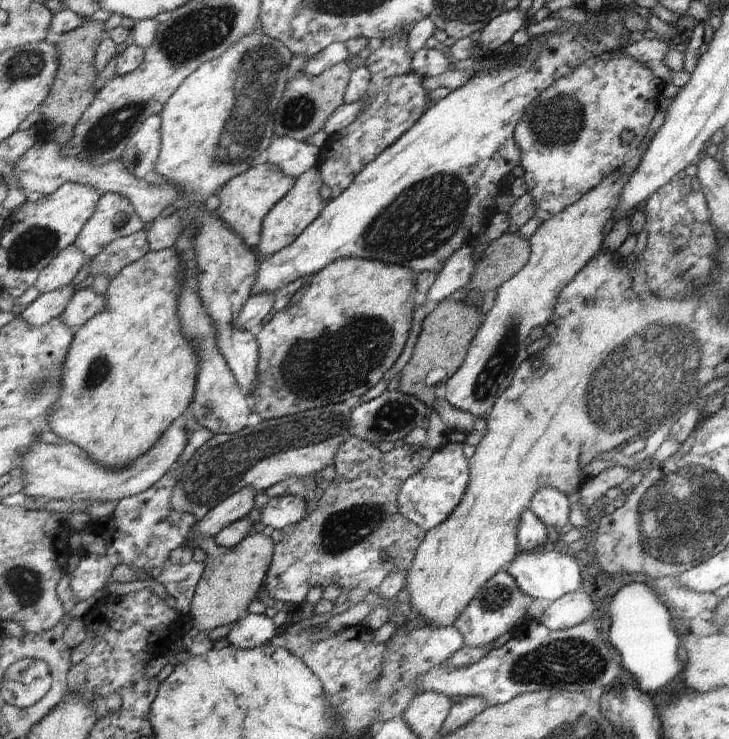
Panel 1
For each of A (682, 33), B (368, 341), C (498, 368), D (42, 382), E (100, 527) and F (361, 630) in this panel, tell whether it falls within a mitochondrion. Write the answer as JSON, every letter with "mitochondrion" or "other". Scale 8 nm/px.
{"A":"other","B":"mitochondrion","C":"mitochondrion","D":"mitochondrion","E":"other","F":"other"}

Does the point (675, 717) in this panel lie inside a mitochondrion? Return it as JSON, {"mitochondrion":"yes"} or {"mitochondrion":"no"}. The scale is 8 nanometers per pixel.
{"mitochondrion":"no"}

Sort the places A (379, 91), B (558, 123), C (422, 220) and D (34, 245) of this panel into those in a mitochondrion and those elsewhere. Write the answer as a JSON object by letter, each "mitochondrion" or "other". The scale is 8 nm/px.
{"A":"other","B":"mitochondrion","C":"mitochondrion","D":"mitochondrion"}

